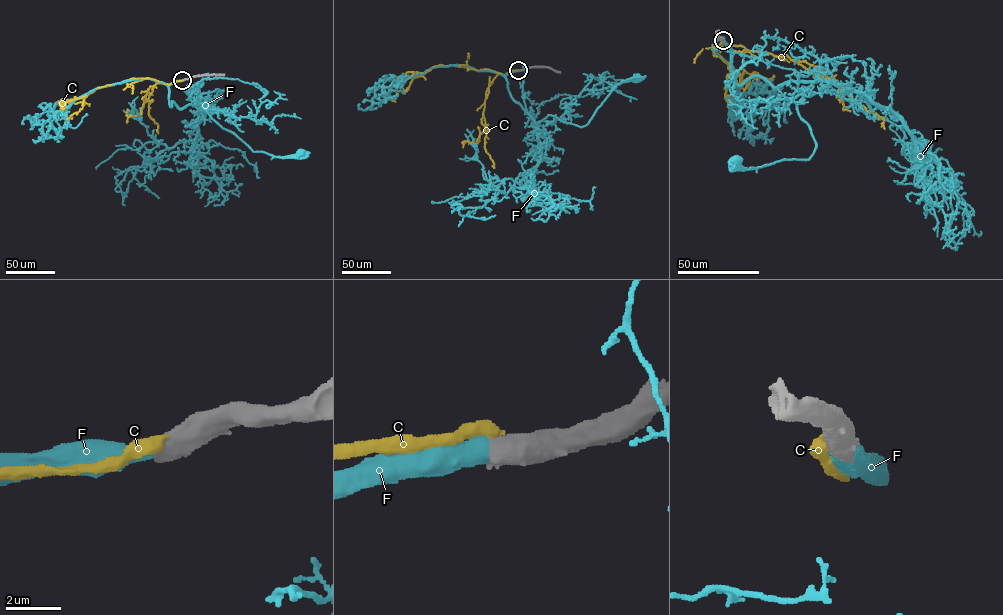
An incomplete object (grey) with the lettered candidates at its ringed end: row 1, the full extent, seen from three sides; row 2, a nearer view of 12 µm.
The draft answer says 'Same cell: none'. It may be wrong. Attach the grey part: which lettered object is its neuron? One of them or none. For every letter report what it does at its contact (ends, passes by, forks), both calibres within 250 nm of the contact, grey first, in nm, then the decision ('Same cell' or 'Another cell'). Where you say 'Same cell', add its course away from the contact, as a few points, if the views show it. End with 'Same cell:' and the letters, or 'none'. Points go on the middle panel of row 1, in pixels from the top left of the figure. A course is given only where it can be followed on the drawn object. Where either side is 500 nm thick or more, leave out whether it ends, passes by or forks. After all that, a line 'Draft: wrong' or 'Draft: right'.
C: Thickness 750 nm (grey) against 500 nm. Another cell
F: Thickness 700 nm (grey) against 650 nm. Same cell. Its course: (518, 70), (504, 76), (509, 93), (536, 124), (550, 115), (580, 126), (586, 125), (615, 86), (637, 77)
Same cell: F
Draft: wrong

